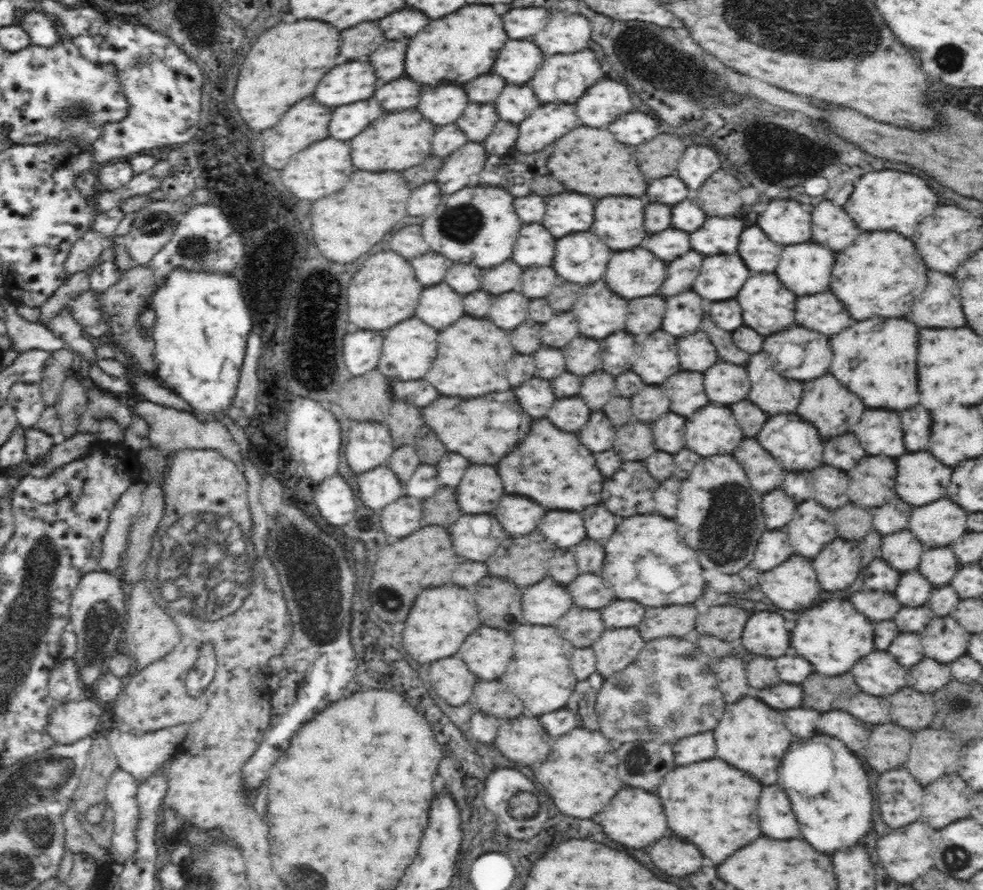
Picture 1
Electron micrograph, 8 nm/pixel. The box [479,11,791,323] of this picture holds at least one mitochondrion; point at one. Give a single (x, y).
(650, 54)

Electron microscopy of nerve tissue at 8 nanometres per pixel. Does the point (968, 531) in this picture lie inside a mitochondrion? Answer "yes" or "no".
no

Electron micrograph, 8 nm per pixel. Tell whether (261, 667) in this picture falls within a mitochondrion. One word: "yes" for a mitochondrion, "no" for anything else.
no

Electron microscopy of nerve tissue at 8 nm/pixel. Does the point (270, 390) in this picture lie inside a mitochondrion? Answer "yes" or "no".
no

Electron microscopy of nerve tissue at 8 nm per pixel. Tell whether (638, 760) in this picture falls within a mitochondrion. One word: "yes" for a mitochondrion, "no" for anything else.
yes

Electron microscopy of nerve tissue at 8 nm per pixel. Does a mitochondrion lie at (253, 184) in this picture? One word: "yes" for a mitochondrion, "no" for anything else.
no

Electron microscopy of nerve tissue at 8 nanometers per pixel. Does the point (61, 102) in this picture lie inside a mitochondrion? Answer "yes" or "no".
no

